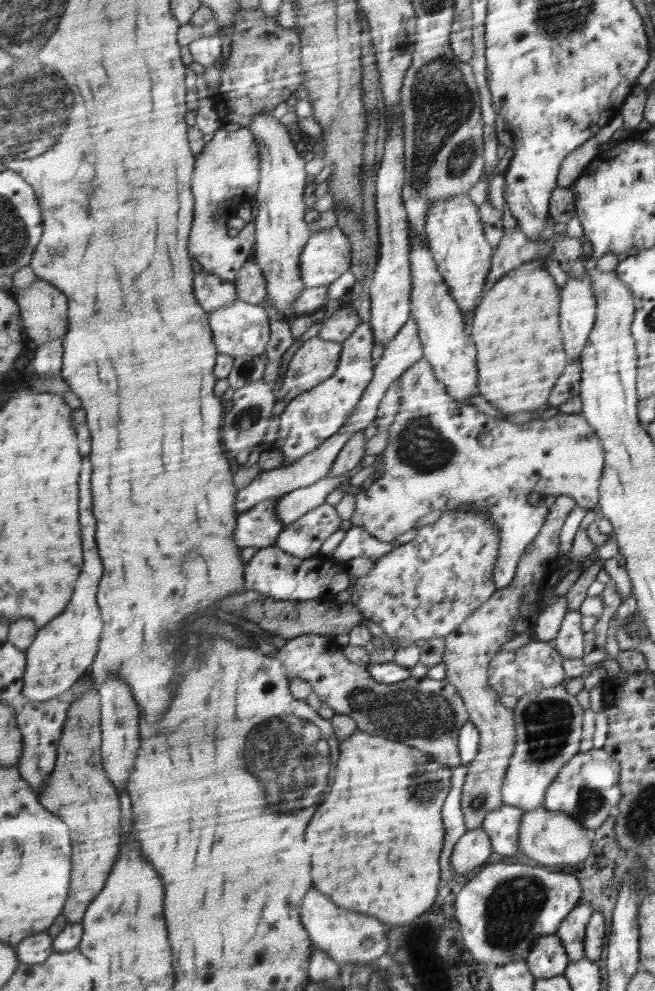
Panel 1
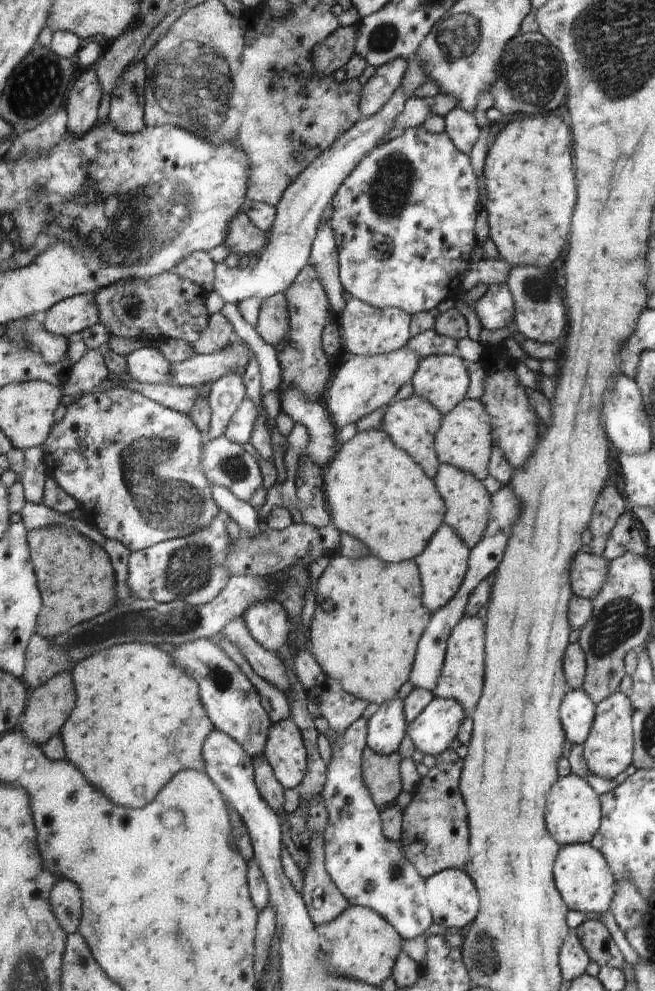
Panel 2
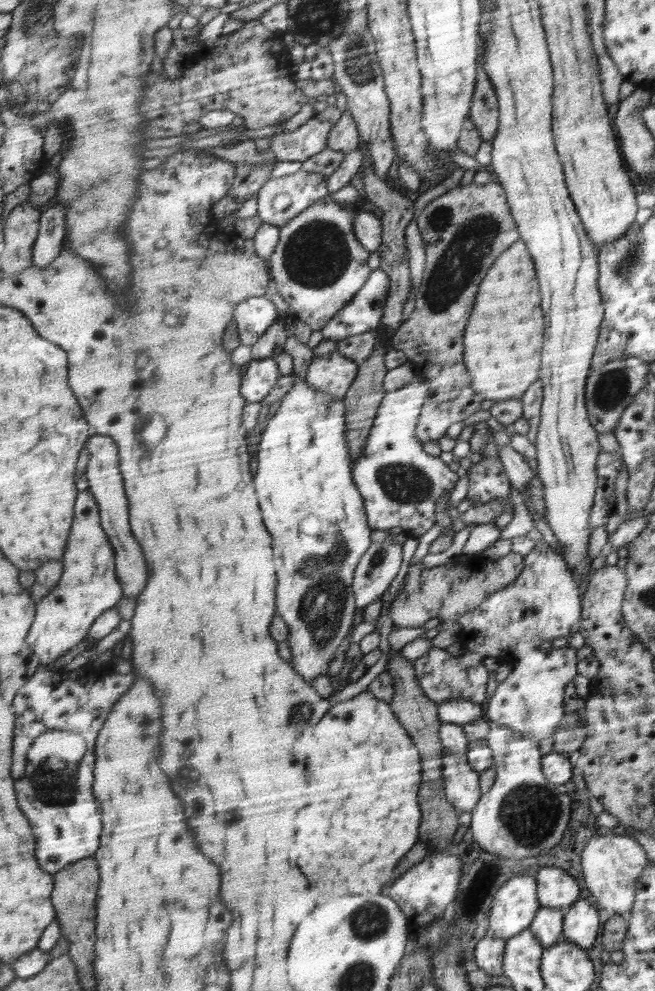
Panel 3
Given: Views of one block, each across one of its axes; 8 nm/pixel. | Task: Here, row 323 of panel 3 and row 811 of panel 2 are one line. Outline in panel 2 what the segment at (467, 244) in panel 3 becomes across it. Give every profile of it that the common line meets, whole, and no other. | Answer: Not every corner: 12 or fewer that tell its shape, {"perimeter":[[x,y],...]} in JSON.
{"perimeter":[[434,758],[402,810],[399,840],[422,880],[464,871],[464,760]]}

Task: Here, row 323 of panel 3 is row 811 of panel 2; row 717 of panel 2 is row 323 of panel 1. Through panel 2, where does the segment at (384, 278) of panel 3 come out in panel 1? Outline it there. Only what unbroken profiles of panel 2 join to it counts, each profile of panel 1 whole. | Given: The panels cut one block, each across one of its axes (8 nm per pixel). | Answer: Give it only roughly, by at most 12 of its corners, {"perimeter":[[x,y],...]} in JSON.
{"perimeter":[[360,320],[340,366],[279,416],[281,467],[336,435],[376,373]]}

